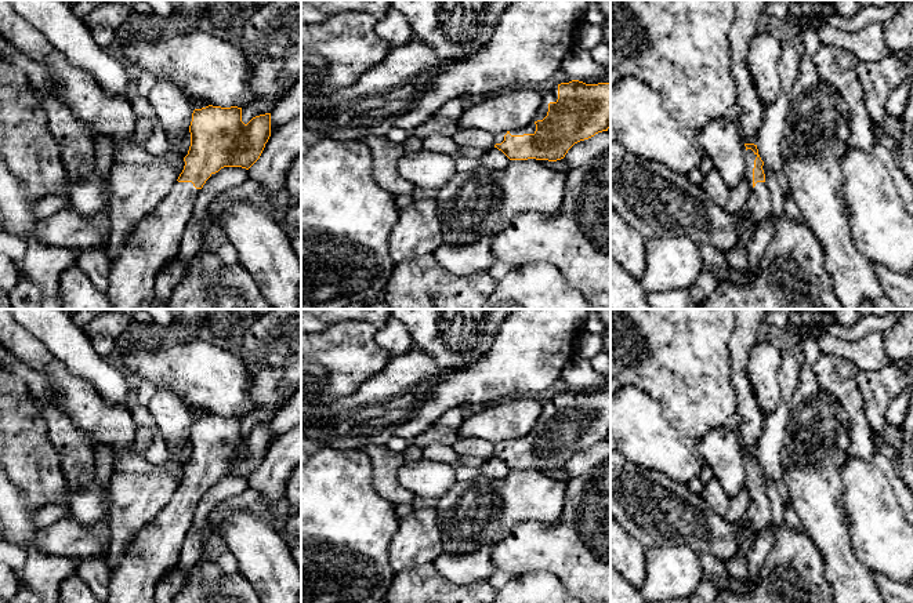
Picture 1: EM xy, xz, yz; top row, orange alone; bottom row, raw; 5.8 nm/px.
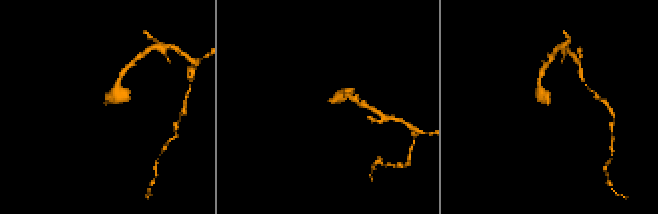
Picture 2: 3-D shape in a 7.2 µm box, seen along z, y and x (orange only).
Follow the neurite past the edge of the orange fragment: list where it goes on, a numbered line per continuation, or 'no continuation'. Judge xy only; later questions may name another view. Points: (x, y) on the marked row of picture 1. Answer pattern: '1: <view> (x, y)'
1: xy (155, 242)

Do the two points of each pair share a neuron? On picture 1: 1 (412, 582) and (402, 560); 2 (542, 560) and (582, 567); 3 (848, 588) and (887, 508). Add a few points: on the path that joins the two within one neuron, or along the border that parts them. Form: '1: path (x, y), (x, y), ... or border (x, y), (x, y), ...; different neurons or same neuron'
1: border (431, 562), (397, 573); different neurons
2: path (551, 560), (572, 560); same neuron
3: border (848, 531), (855, 556), (872, 574); different neurons

